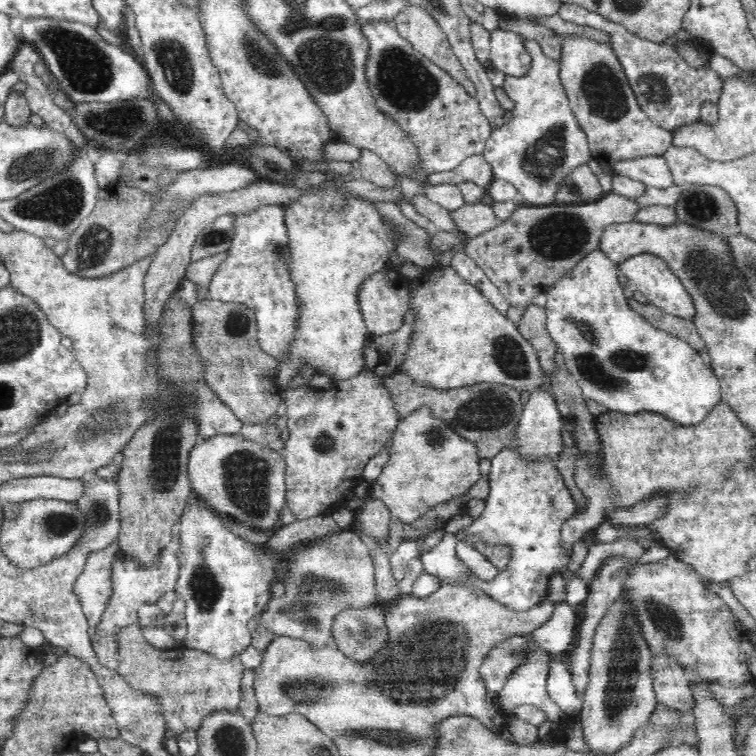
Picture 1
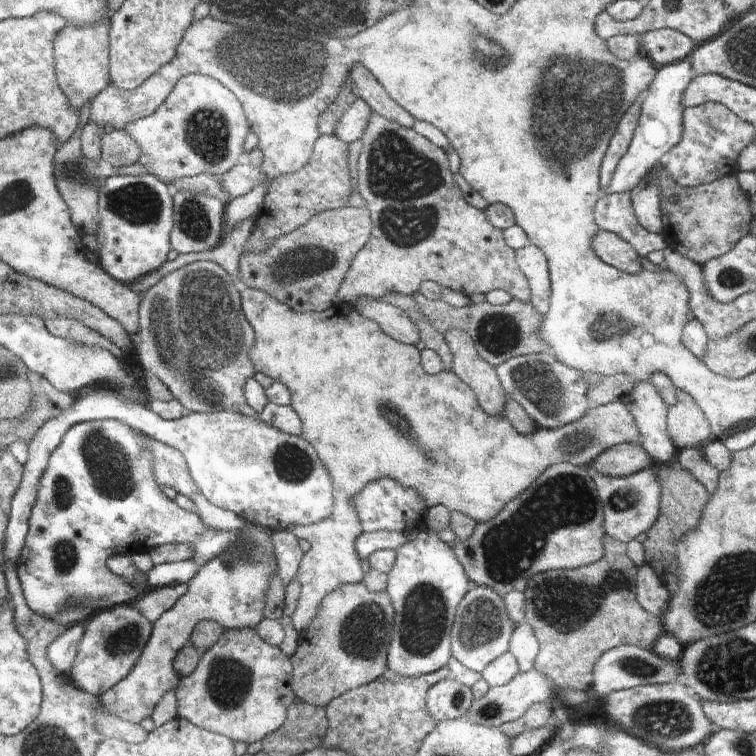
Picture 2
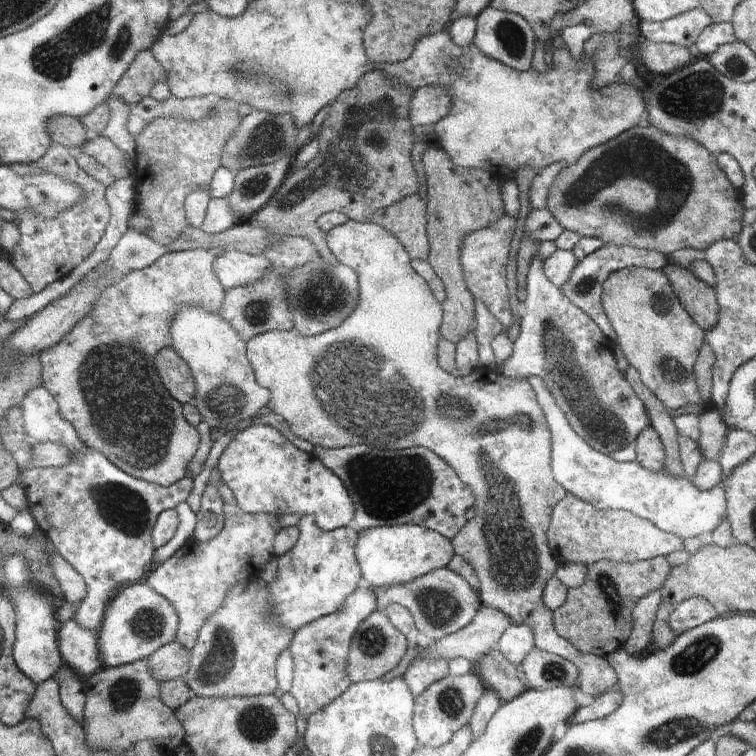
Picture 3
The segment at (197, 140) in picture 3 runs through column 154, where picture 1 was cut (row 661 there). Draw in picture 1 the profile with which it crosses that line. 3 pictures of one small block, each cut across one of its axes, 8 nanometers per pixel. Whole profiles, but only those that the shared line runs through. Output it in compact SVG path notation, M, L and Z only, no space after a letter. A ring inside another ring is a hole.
M139 623L122 628L122 632L114 637L118 641L118 655L122 662L117 674L132 689L155 696L159 700L164 721L168 723L164 742L185 730L198 730L208 714L220 710L234 713L239 711L241 681L245 672L239 655L230 660L219 660L196 649L156 649L144 638Z

